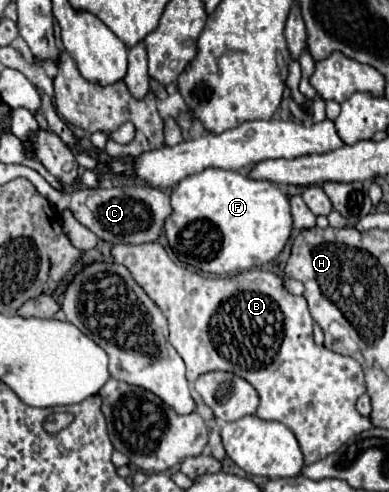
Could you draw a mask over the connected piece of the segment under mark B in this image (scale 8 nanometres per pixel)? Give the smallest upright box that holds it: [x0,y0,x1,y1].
[111,242,373,464]

